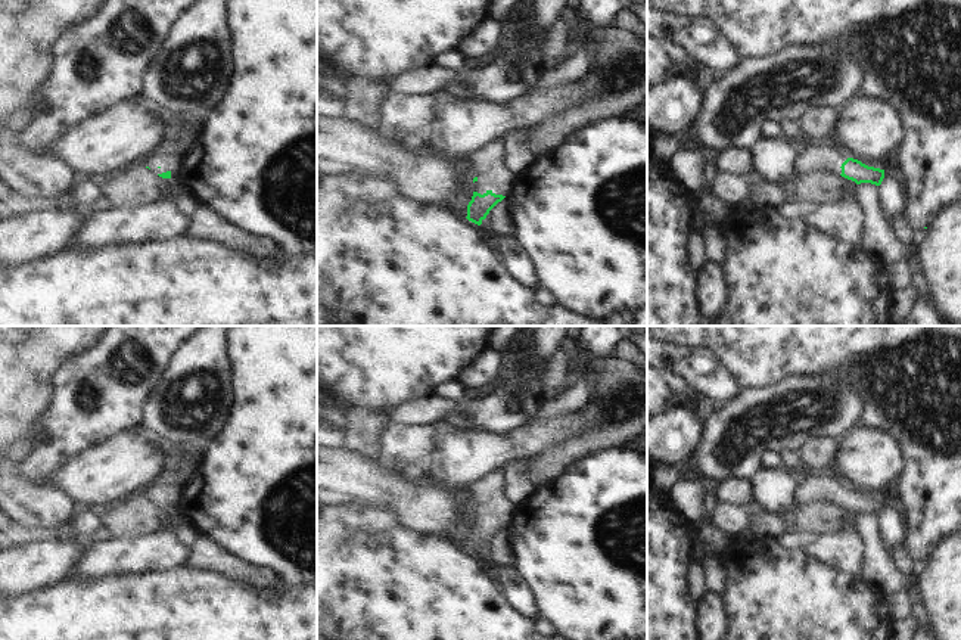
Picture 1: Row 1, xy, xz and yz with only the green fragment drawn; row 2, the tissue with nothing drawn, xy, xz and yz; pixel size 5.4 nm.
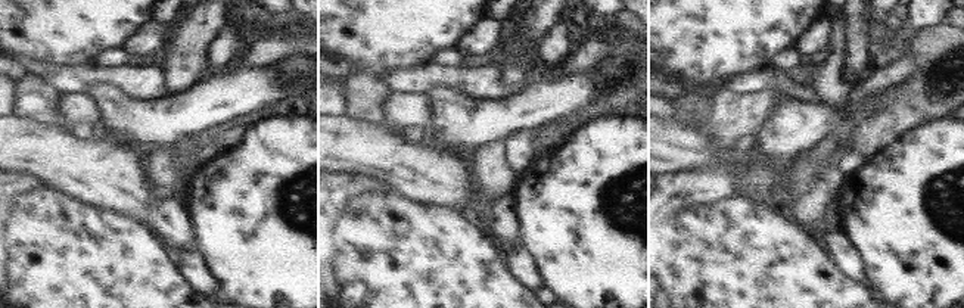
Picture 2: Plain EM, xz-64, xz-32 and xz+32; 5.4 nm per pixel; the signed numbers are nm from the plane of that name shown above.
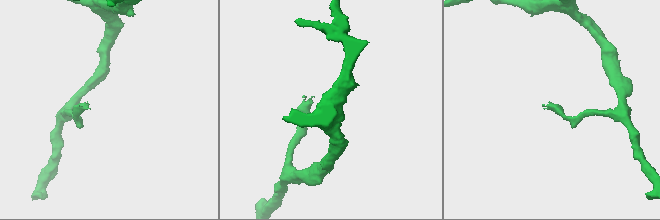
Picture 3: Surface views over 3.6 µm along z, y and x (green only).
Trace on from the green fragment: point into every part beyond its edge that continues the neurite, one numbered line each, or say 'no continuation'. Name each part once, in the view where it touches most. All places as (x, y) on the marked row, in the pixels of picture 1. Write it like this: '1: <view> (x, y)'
1: xz (493, 174)

